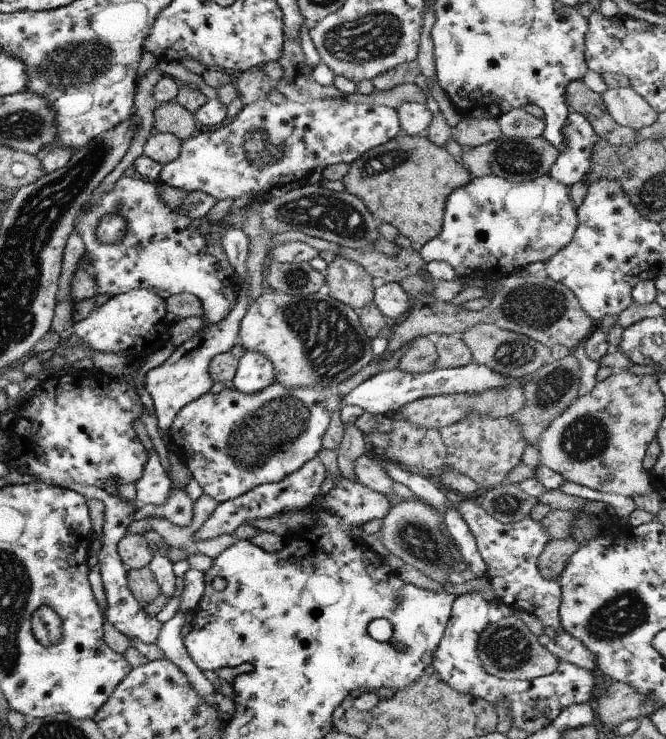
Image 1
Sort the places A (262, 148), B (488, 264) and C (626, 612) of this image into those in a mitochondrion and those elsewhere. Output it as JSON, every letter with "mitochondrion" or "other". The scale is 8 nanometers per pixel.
{"A":"mitochondrion","B":"other","C":"mitochondrion"}

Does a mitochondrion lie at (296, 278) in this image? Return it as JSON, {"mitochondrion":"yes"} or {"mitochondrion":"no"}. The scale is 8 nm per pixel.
{"mitochondrion":"yes"}

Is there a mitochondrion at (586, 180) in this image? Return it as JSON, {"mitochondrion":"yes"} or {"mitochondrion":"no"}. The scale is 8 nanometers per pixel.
{"mitochondrion":"no"}

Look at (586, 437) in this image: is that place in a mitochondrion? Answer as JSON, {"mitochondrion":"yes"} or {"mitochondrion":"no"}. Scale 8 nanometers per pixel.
{"mitochondrion":"yes"}

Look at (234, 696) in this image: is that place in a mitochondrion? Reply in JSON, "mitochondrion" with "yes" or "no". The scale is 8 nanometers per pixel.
{"mitochondrion":"no"}

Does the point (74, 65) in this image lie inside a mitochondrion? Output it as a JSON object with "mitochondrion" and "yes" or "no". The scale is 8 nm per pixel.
{"mitochondrion":"yes"}

